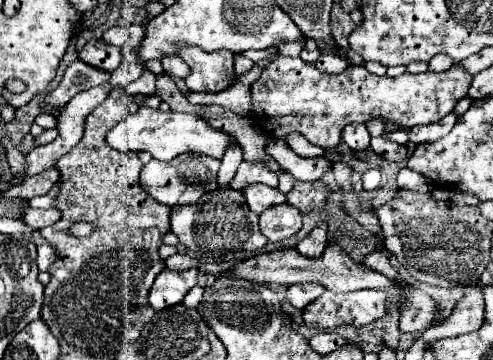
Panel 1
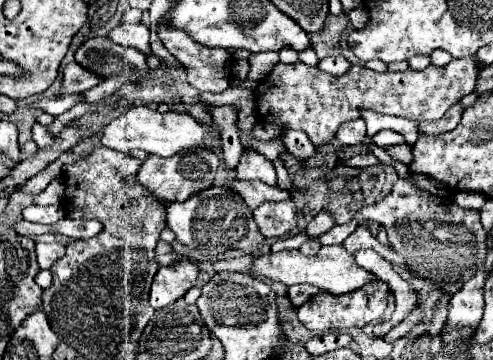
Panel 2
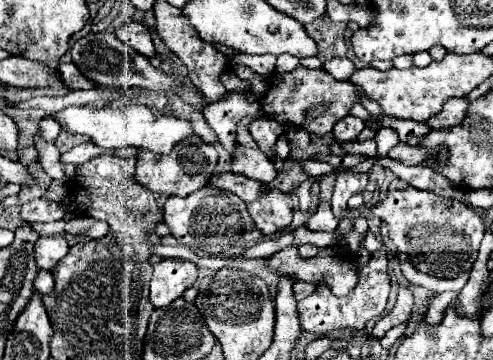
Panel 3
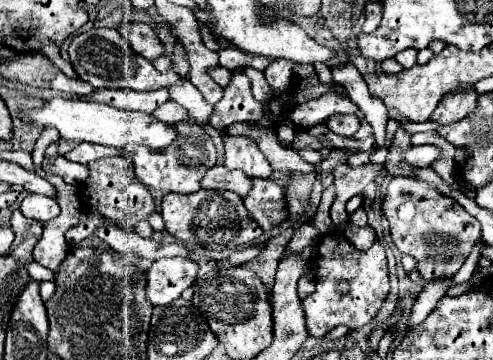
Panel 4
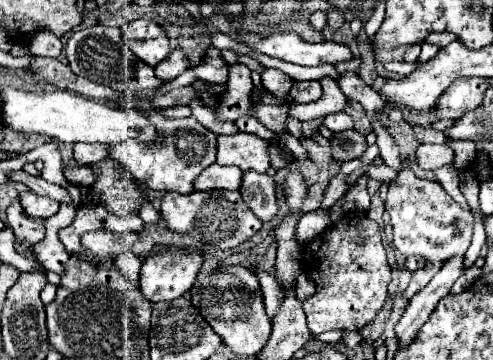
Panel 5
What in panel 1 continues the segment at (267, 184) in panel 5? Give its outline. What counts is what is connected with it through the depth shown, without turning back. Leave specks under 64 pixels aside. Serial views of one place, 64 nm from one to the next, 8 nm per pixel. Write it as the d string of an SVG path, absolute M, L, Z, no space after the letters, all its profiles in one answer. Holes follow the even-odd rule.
M280 204L276 208L268 208L268 212L260 214L260 230L270 242L280 242L292 238L302 228L302 216L290 204Z

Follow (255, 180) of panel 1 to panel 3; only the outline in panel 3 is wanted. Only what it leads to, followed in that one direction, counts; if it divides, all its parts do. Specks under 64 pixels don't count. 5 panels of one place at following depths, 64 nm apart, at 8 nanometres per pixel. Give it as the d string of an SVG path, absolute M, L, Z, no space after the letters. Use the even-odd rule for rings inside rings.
M242 144L236 146L236 156L232 158L232 172L260 180L264 184L270 184L276 178L276 168L270 158L262 150L252 150Z

